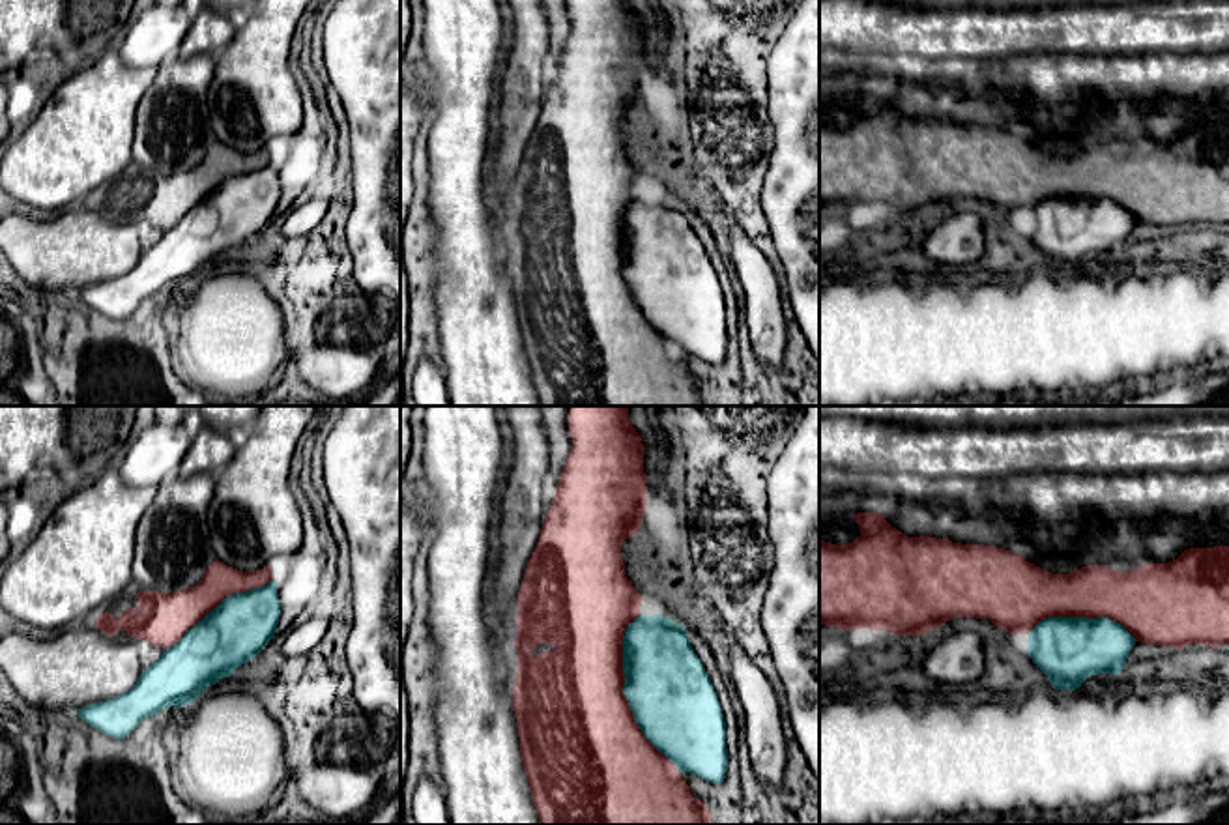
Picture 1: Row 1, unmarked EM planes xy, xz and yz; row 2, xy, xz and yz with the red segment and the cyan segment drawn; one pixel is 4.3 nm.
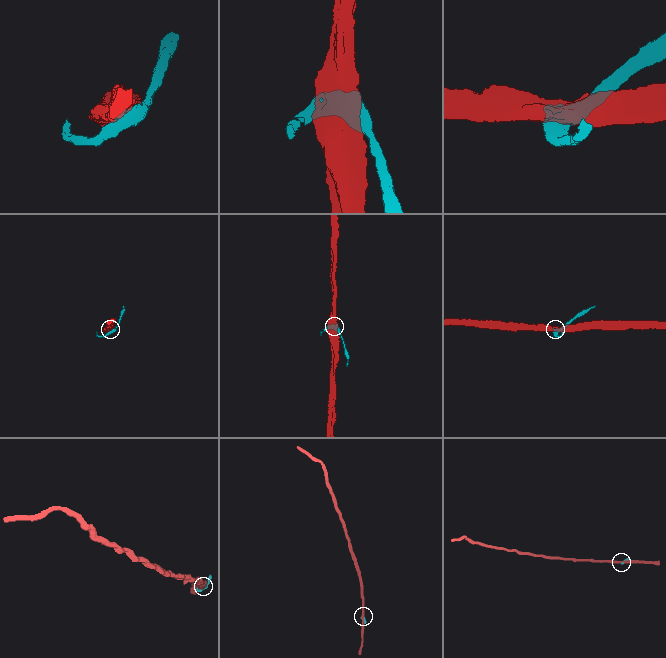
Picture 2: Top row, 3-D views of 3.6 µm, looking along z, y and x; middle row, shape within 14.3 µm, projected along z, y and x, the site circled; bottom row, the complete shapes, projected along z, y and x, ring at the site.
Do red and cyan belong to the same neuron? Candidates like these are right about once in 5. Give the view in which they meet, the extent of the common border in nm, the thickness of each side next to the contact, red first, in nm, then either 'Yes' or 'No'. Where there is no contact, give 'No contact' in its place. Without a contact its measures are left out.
Touches red in xz. Shared border 700 nm. Thickness 500 nm (red) against 360 nm. No

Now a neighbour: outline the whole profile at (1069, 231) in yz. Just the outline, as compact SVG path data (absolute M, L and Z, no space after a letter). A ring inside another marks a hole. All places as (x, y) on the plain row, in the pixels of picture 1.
M1048 198L1029 213L1027 232L1055 271L1076 271L1091 256L1121 256L1134 226L1107 198Z

